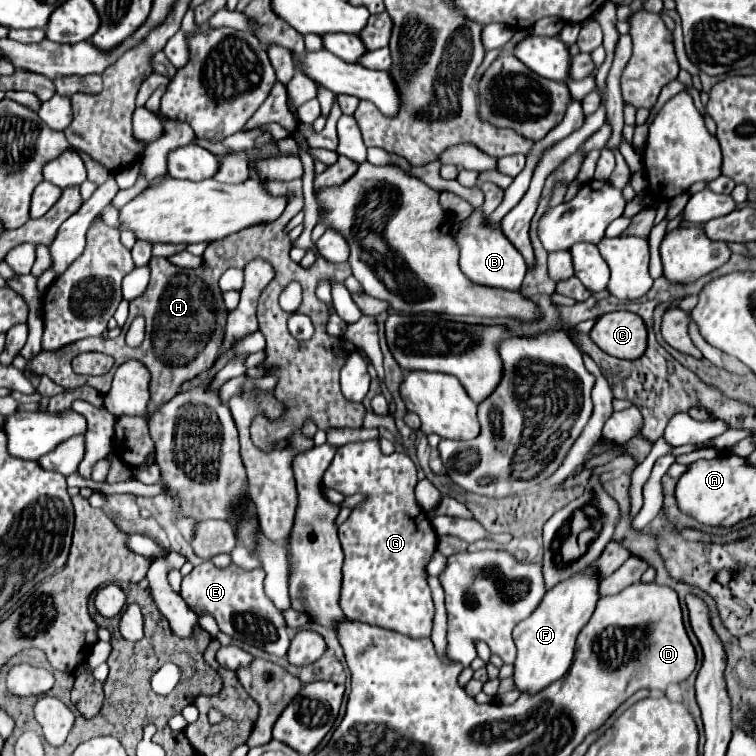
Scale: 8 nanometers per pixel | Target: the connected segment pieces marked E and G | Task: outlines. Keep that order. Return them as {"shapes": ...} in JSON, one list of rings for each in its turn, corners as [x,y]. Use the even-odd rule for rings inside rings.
{"shapes":[[[[206,560],[200,566],[196,566],[188,576],[184,576],[180,596],[196,614],[200,616],[210,614],[218,622],[218,628],[224,634],[232,636],[234,640],[252,644],[274,656],[286,656],[288,646],[290,646],[286,622],[280,610],[264,594],[262,582],[264,582],[262,568],[252,570],[252,572],[242,570],[238,566],[220,570],[210,560]]],[[[368,440],[368,442],[350,442],[340,446],[334,456],[334,462],[324,473],[323,484],[342,492],[344,496],[364,494],[364,500],[356,508],[352,508],[352,514],[342,526],[338,527],[344,556],[348,560],[342,566],[342,576],[344,576],[342,596],[340,596],[342,612],[350,620],[382,626],[386,630],[408,634],[410,638],[424,638],[430,636],[432,632],[432,616],[434,616],[426,566],[438,548],[438,534],[414,498],[414,486],[418,482],[416,474],[418,470],[406,454],[394,452],[386,456],[380,452],[378,440]]]]}

